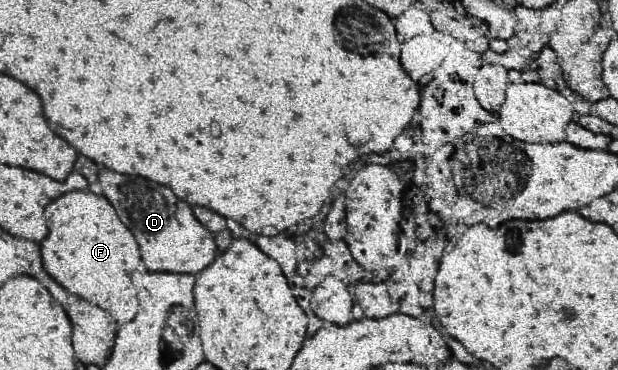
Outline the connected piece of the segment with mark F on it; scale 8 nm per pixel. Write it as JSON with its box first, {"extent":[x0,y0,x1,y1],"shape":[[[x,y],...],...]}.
{"extent":[40,189,142,325],"shape":[[[94,189],[72,191],[50,201],[44,217],[50,229],[40,245],[44,269],[70,293],[104,309],[118,325],[132,321],[138,311],[138,299],[130,273],[142,263],[142,257],[138,243],[120,223],[110,201]]]}

